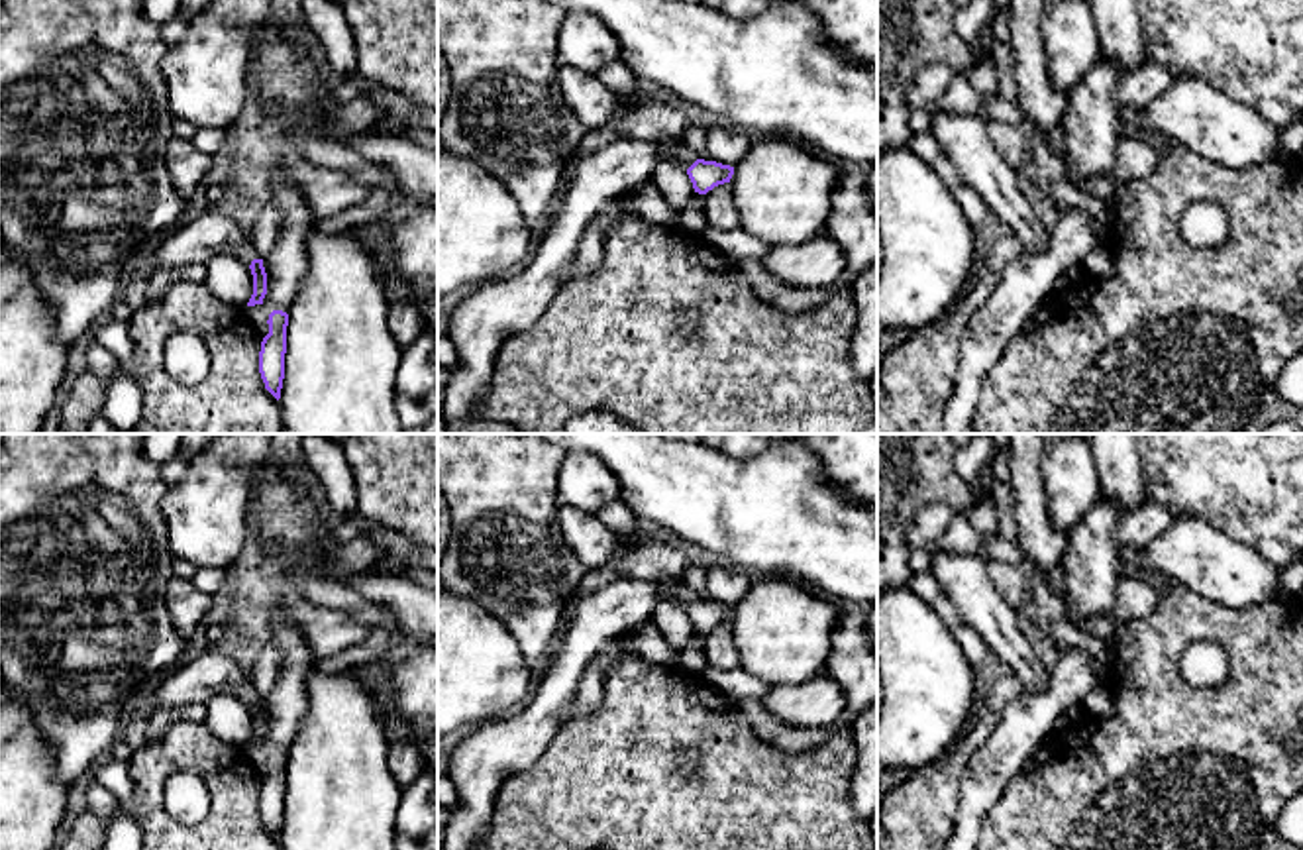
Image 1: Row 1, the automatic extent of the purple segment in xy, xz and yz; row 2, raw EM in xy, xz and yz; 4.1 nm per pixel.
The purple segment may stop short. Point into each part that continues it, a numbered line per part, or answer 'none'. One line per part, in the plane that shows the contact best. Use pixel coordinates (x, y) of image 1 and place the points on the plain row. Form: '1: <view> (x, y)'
1: xy (210, 674)

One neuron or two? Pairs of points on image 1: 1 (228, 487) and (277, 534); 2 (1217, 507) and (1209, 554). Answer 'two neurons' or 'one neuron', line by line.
1: two neurons
2: two neurons

